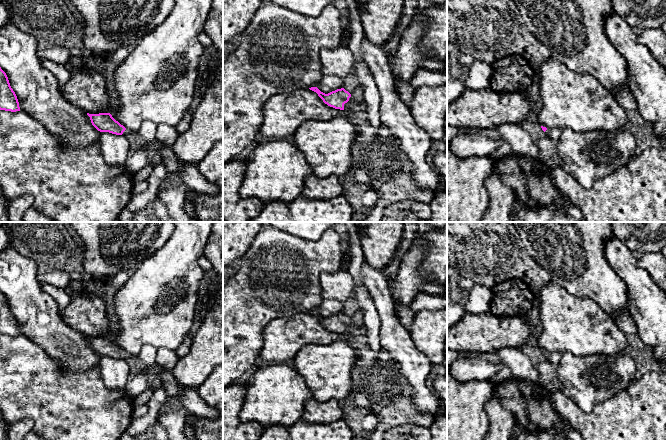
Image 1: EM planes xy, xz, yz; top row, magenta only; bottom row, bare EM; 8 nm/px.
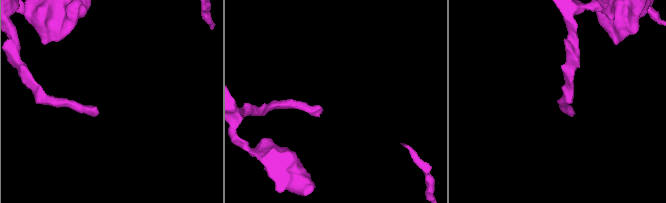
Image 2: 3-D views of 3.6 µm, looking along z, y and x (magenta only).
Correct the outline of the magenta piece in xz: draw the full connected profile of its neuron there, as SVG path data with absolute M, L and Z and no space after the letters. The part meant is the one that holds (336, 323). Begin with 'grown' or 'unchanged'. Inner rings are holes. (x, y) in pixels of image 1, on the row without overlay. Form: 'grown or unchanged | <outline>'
grown | M311 311L310 314L316 316L325 328L335 333L350 334L352 336L364 336L367 338L368 331L365 327L351 327L351 318L344 312L337 313L328 318L321 316L317 311Z

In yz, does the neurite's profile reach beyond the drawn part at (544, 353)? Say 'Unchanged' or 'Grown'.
Grown

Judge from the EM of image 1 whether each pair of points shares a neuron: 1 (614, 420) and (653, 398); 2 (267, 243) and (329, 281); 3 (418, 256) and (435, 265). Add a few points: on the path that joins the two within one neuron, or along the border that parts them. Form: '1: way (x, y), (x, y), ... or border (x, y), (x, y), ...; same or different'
1: way (624, 420), (643, 404); same
2: border (340, 269), (319, 276), (322, 298); different
3: border (422, 236), (428, 248), (420, 268), (435, 280); different

